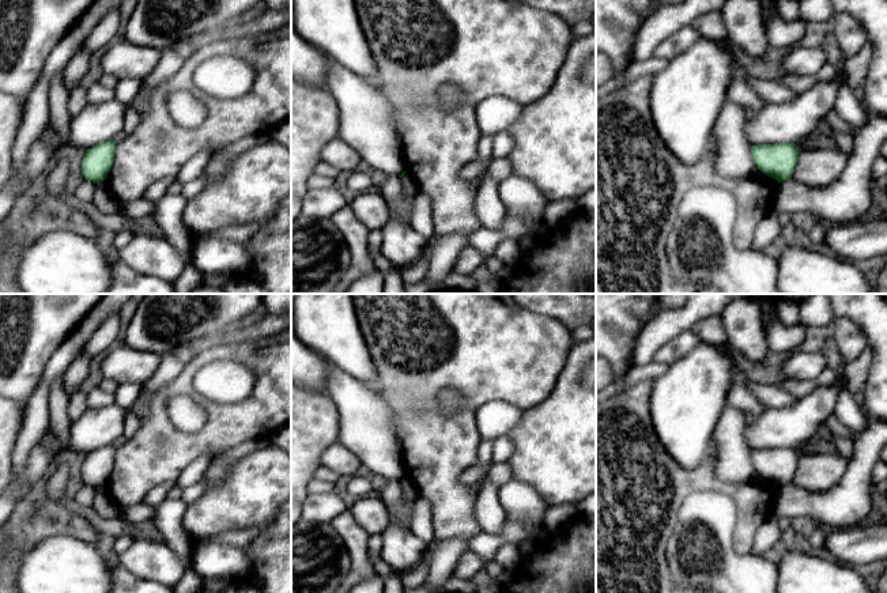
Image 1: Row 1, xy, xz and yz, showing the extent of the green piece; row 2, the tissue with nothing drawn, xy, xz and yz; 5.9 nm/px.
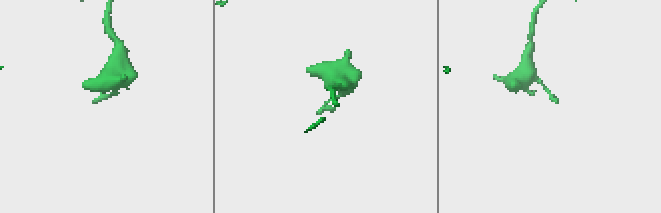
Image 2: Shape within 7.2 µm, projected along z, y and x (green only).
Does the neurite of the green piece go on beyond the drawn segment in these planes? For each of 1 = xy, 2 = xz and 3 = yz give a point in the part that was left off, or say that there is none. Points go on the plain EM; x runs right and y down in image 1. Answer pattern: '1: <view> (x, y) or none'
1: none
2: none
3: none

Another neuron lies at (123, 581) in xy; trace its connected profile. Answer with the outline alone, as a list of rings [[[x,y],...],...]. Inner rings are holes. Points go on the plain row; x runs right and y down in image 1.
[[[114,564],[112,566],[112,588],[109,593],[174,593],[174,590],[155,581],[140,579],[120,564]]]

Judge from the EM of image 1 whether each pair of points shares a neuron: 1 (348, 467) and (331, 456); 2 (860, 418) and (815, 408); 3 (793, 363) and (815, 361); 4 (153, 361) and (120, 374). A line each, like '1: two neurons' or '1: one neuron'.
1: one neuron
2: two neurons
3: one neuron
4: one neuron

